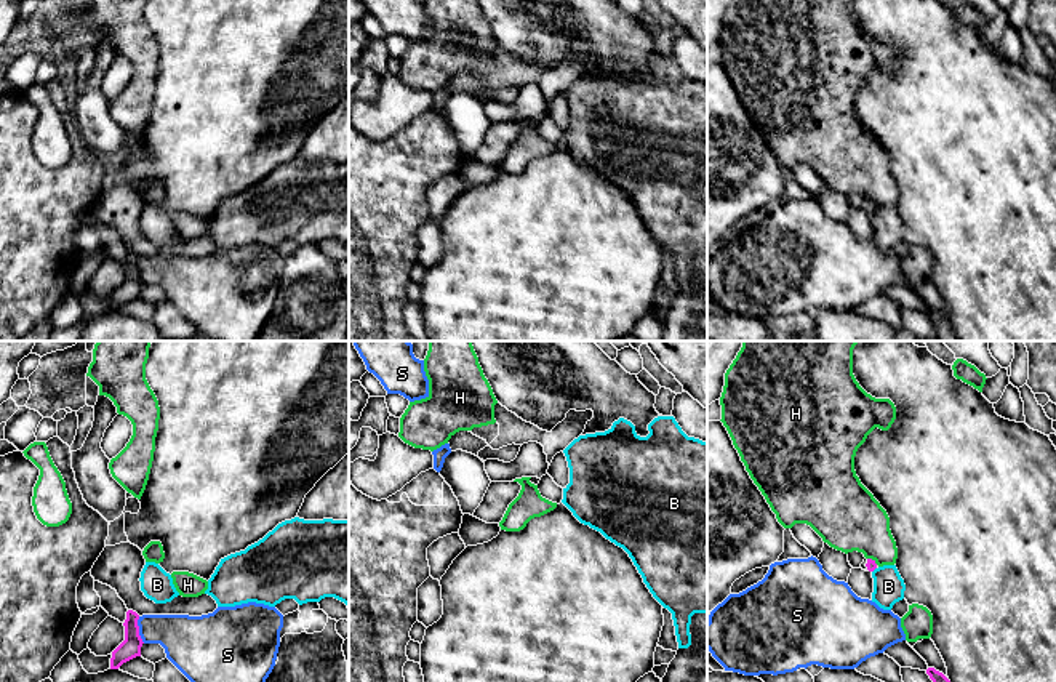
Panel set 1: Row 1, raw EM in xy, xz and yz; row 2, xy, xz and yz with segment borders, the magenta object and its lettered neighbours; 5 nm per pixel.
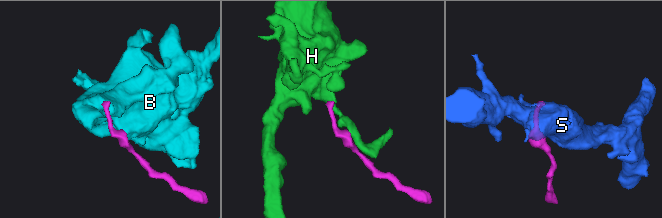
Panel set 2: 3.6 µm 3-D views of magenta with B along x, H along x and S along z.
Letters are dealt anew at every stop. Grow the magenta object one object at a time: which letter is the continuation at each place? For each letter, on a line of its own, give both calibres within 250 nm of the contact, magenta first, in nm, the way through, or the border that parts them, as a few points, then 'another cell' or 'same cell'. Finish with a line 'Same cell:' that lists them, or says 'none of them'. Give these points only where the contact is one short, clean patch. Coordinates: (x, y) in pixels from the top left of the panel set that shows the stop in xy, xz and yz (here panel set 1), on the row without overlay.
B: 50 nm thick on the magenta side, 160 nm on the other; border along yz (876, 208), (872, 213); another cell
H: 50 nm thick on the magenta side, 340 nm on the other; border along yz (868, 199), (877, 205); another cell
S: 100 nm thick on the magenta side, 240 nm on the other; another cell
Same cell: none of them

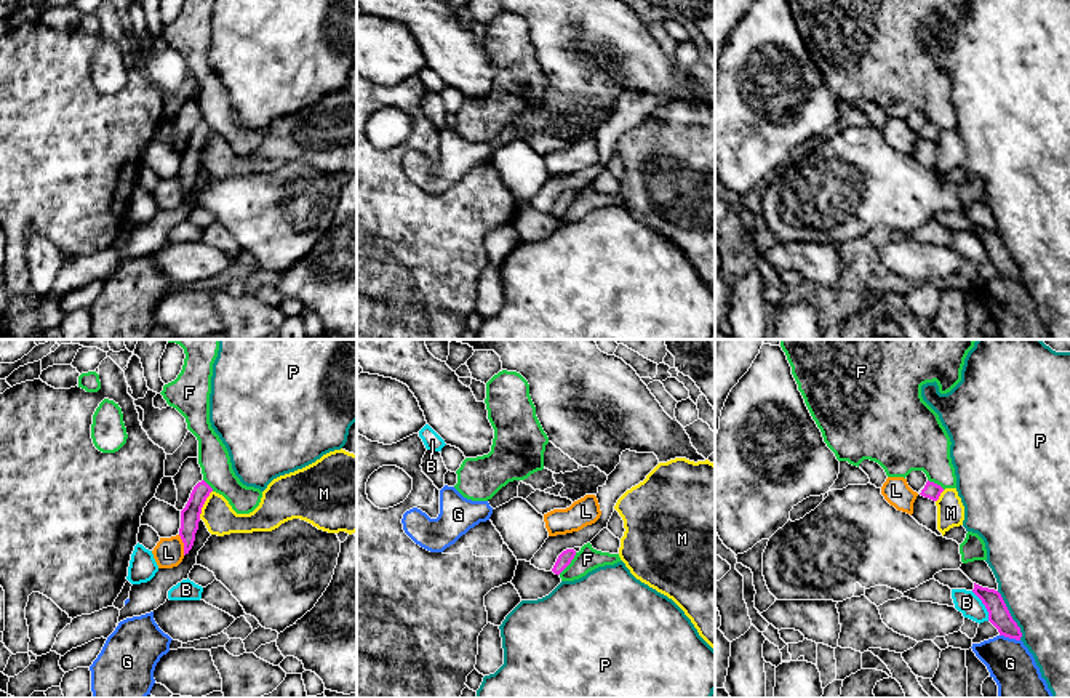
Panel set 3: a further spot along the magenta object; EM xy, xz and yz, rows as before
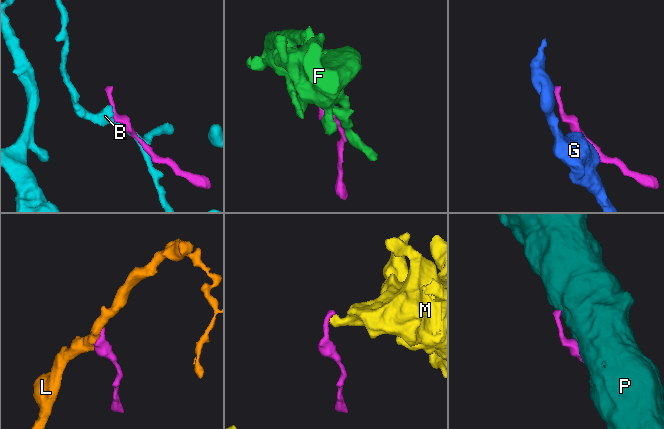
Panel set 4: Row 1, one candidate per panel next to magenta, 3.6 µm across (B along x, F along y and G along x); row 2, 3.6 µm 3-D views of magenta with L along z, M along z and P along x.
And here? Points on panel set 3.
B: 110 nm thick on the magenta side, 120 nm on the other; another cell
F: 70 nm thick on the magenta side, 120 nm on the other; border along xz (576, 194), (558, 215); another cell
G: 110 nm thick on the magenta side, 220 nm on the other; another cell
L: 100 nm thick on the magenta side, 150 nm on the other; another cell
M: 100 nm thick on the magenta side, 160 nm on the other; border along xy (211, 132), (199, 159); another cell
P: 110 nm thick on the magenta side, 360 nm on the other; another cell
Same cell: none of them

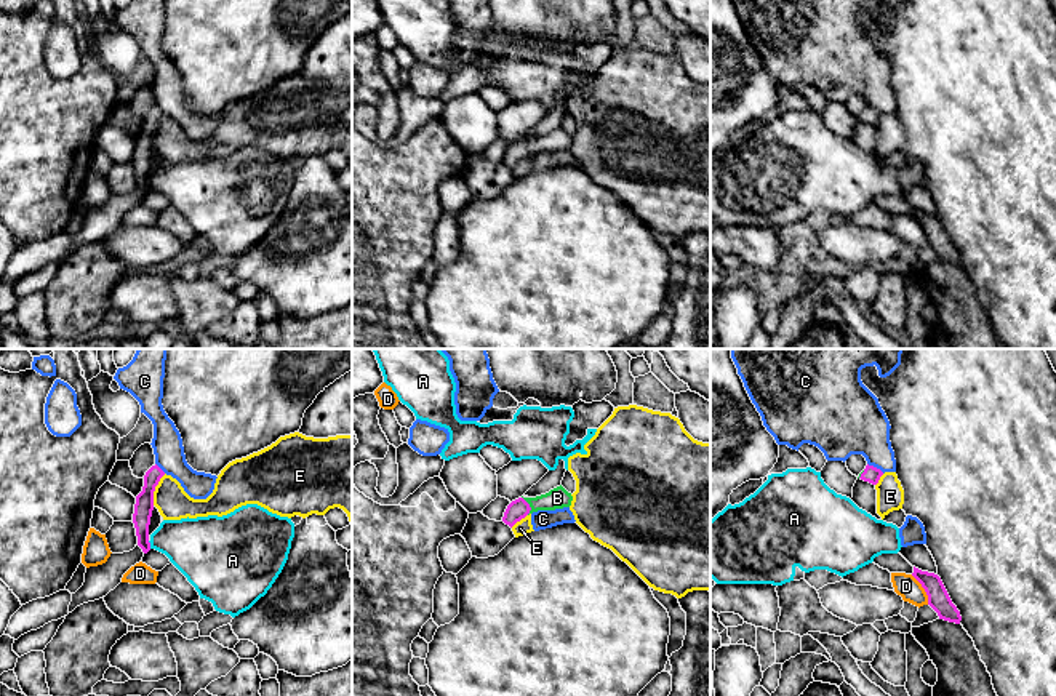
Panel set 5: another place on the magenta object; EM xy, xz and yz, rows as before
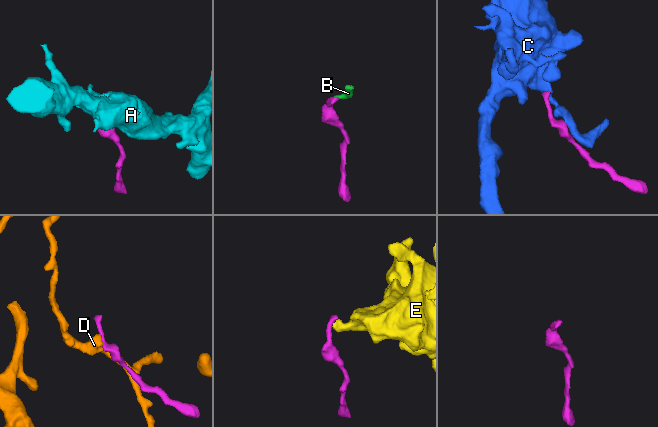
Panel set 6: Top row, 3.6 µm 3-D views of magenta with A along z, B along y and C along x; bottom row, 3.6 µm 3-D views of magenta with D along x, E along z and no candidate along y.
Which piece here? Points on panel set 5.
A: 100 nm thick on the magenta side, 300 nm on the other; another cell
B: 100 nm thick on the magenta side, 110 nm on the other; runs through xz (517, 151), (528, 148), (557, 140); same cell
C: 90 nm thick on the magenta side, 300 nm on the other; border along yz (868, 104), (884, 114); another cell
D: 110 nm thick on the magenta side, 120 nm on the other; another cell
E: 100 nm thick on the magenta side, 170 nm on the other; border along xy (165, 116), (156, 128), (152, 146); another cell
Same cell: B

